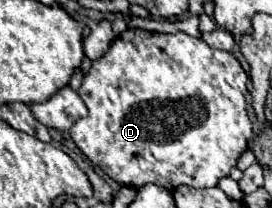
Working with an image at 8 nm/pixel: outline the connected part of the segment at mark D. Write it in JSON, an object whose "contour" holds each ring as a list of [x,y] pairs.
{"contour":[[[126,29],[84,77],[78,93],[88,107],[88,115],[70,127],[70,135],[80,151],[120,185],[140,189],[154,183],[168,191],[180,185],[216,187],[236,167],[254,135],[246,115],[246,85],[248,75],[238,59],[228,51],[212,49],[200,37]]]}

